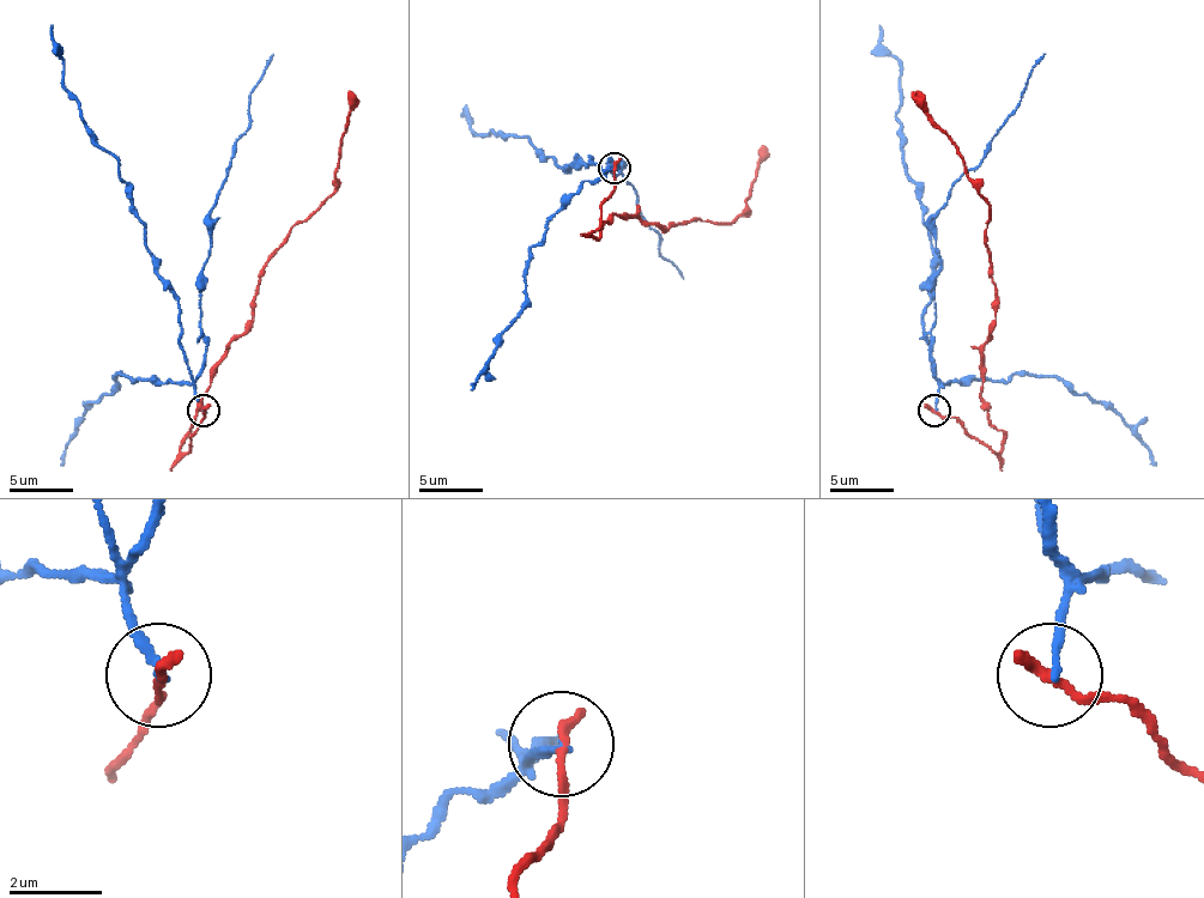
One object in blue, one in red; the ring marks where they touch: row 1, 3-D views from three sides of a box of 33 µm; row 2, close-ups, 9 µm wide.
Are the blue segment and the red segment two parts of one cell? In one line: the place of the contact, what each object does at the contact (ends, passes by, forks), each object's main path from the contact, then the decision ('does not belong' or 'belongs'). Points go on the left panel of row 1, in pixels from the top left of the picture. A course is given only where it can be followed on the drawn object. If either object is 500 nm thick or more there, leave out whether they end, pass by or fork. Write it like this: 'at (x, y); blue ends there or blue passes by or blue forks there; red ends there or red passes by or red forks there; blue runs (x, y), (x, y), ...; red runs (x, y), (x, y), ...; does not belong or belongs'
at (204, 411); blue ends there; red ends there; blue runs (203, 410), (180, 343), (177, 293), (158, 272), (119, 162), (97, 143), (65, 85), (52, 24); red runs (203, 410), (189, 448), (180, 448), (210, 371), (250, 316), (264, 262), (334, 190), (351, 91); does not belong

